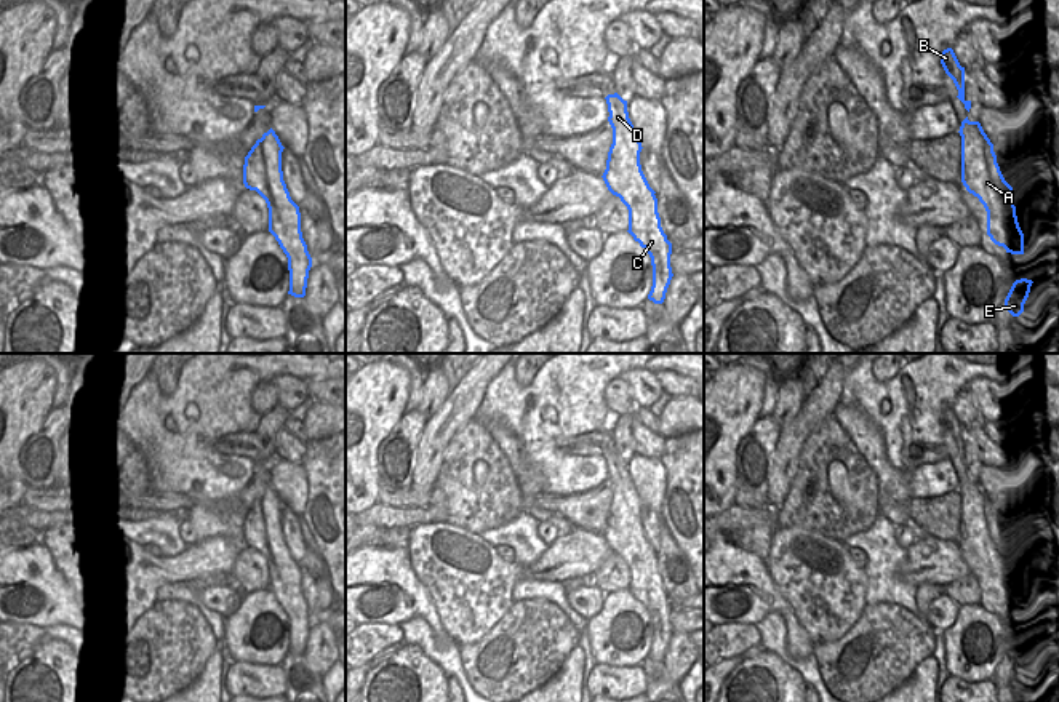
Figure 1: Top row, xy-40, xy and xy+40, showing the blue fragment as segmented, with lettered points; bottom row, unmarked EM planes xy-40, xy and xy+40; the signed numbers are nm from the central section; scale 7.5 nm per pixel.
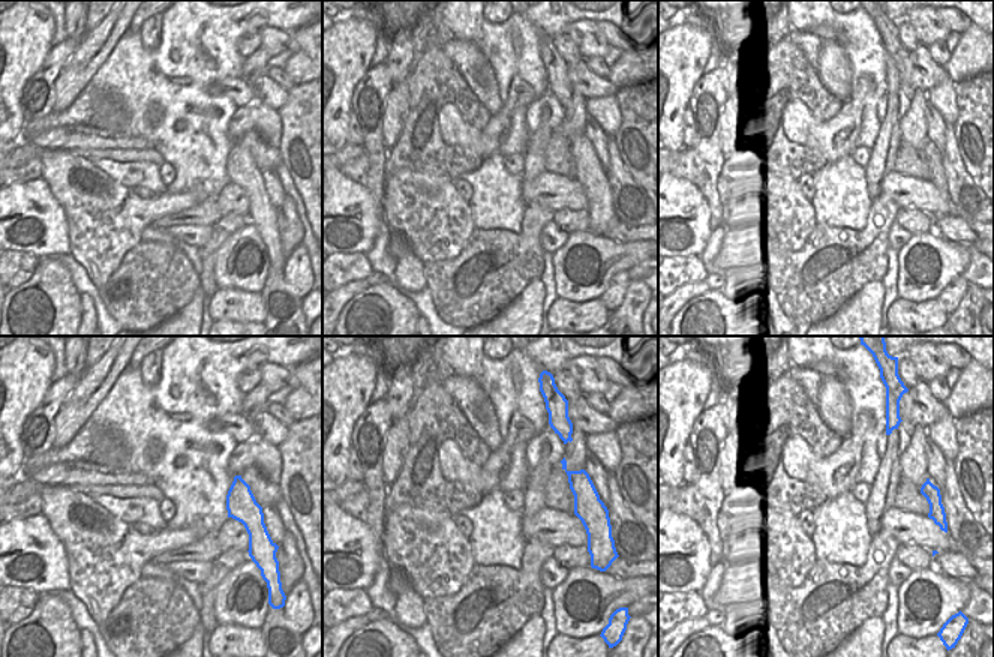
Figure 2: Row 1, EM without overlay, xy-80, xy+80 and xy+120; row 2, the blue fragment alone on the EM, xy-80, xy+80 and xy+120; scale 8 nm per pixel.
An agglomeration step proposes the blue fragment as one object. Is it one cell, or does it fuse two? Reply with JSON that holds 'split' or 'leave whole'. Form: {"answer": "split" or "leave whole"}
{"answer": "leave whole"}

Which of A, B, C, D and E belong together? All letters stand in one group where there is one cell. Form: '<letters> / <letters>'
A B C D E

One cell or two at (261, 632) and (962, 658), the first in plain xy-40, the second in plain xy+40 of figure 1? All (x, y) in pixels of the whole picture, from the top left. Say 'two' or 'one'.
one

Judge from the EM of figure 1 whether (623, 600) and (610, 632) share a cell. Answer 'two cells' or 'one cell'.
one cell

